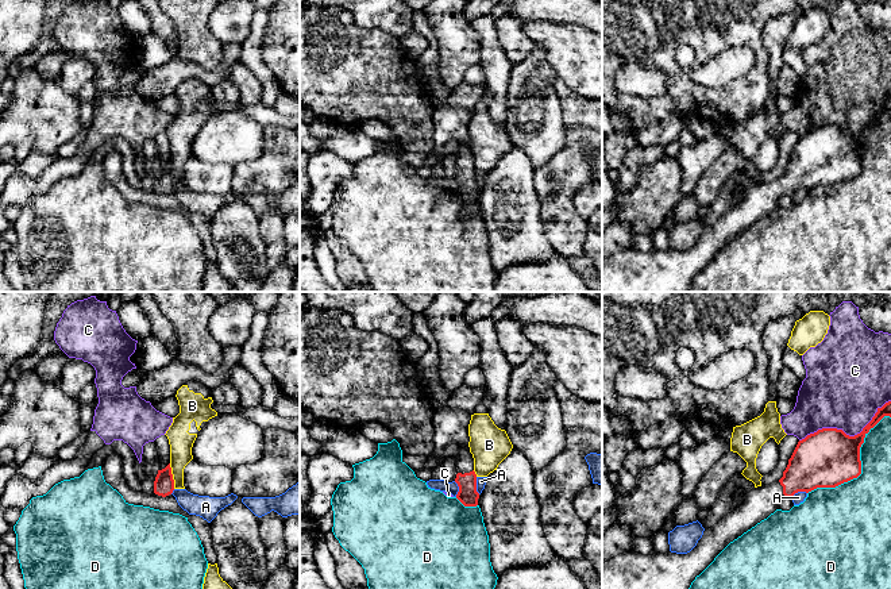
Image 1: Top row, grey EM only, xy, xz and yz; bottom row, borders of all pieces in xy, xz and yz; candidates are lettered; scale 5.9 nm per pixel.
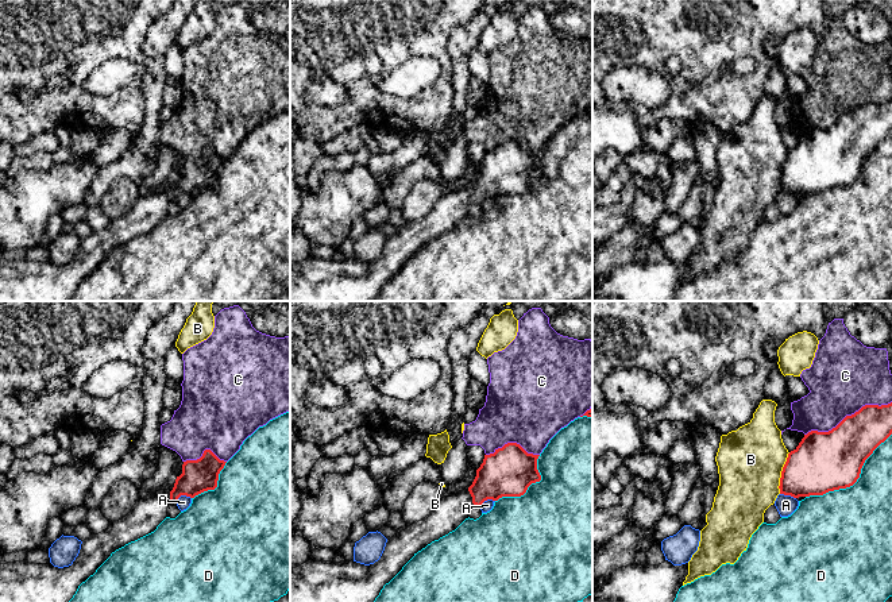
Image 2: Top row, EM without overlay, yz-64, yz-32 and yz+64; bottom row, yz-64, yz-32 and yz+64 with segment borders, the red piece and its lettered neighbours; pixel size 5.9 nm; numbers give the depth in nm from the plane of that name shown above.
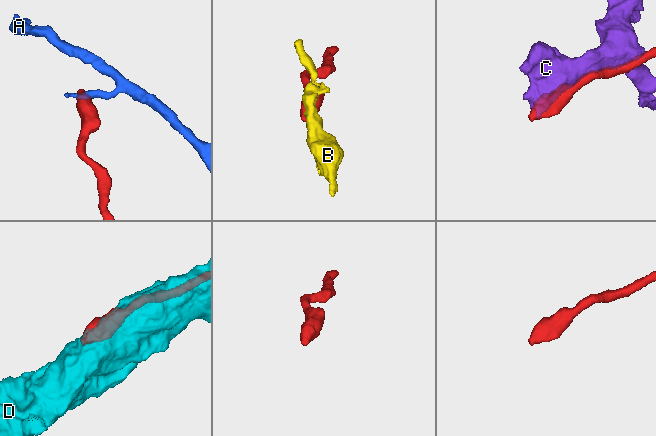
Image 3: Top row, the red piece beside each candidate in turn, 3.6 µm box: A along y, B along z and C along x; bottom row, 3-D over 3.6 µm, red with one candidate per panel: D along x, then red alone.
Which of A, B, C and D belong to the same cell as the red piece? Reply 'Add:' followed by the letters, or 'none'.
Add: none

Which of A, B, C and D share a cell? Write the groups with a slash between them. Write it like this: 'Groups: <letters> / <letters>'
Groups: A / B / C / D

